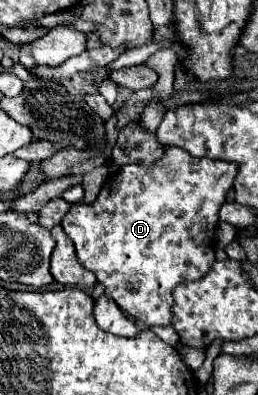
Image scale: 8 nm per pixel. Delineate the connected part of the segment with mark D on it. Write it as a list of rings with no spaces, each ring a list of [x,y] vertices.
[[[165,148],[163,156],[159,158],[159,162],[153,162],[151,166],[143,166],[143,164],[127,164],[121,168],[121,172],[115,172],[107,178],[107,182],[103,184],[99,198],[93,204],[77,204],[71,206],[69,212],[65,214],[65,218],[61,220],[63,230],[67,232],[67,236],[73,240],[75,244],[75,254],[79,264],[93,272],[97,276],[97,282],[105,286],[105,294],[109,298],[115,300],[115,304],[133,320],[145,324],[145,326],[169,326],[171,324],[171,290],[175,288],[175,284],[183,282],[183,280],[199,280],[211,266],[211,262],[215,260],[215,252],[213,252],[213,234],[215,234],[215,226],[219,220],[219,208],[225,204],[225,194],[227,190],[233,186],[233,178],[237,174],[237,166],[233,162],[221,162],[221,160],[209,160],[209,158],[195,158],[191,154],[187,154],[187,150],[181,148]]]

